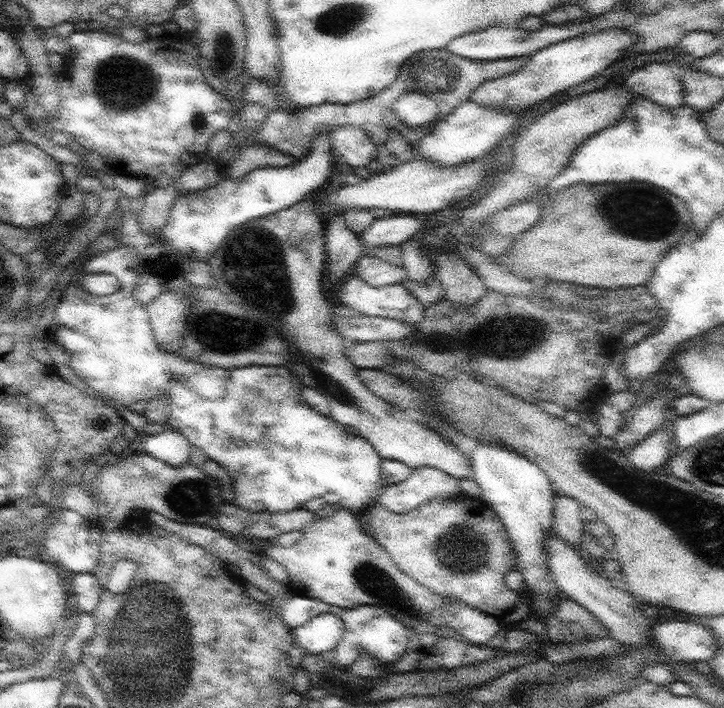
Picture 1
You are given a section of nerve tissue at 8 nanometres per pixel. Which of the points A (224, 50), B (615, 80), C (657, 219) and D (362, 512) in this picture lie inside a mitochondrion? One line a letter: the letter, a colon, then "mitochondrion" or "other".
A: mitochondrion
B: other
C: mitochondrion
D: other

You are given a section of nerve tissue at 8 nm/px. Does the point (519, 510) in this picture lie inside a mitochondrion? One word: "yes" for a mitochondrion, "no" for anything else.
no

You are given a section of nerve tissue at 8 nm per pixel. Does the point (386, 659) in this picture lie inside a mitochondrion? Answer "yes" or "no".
no

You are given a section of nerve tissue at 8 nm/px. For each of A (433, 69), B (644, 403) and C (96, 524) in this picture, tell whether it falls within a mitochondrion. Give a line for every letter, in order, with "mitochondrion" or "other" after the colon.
A: mitochondrion
B: other
C: other

